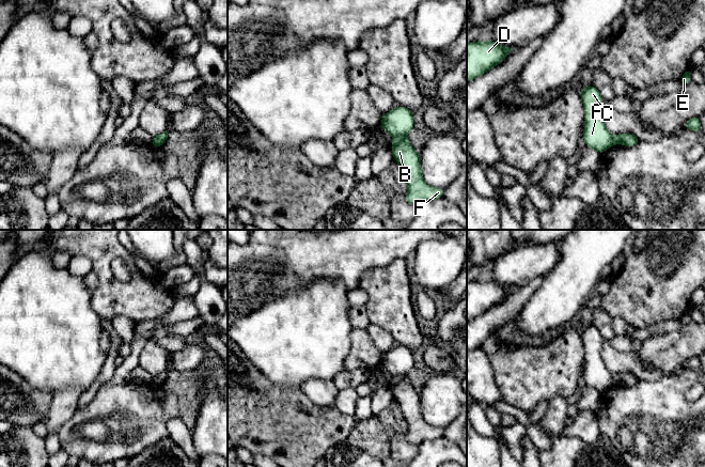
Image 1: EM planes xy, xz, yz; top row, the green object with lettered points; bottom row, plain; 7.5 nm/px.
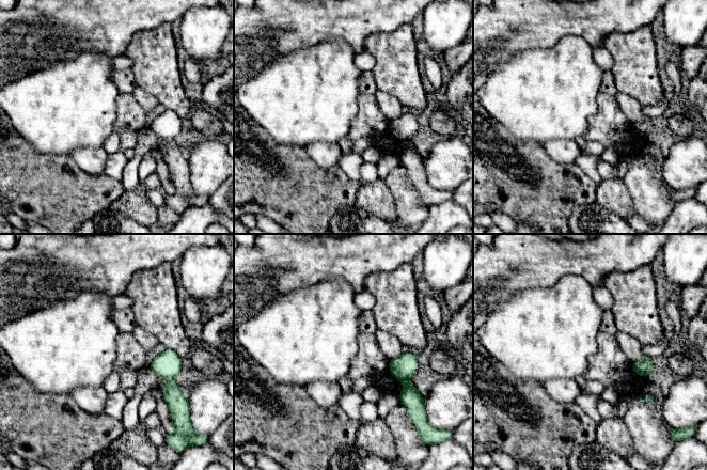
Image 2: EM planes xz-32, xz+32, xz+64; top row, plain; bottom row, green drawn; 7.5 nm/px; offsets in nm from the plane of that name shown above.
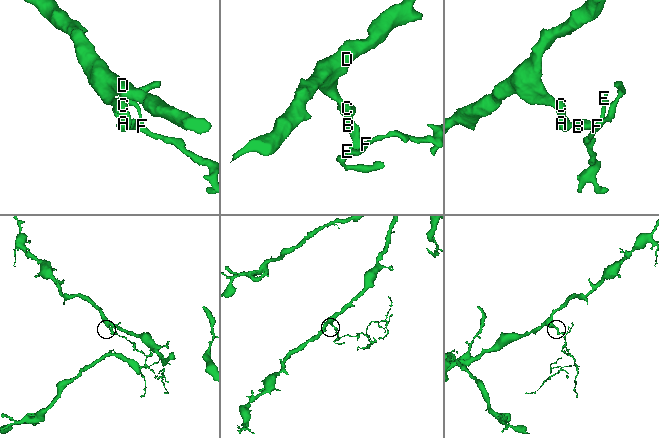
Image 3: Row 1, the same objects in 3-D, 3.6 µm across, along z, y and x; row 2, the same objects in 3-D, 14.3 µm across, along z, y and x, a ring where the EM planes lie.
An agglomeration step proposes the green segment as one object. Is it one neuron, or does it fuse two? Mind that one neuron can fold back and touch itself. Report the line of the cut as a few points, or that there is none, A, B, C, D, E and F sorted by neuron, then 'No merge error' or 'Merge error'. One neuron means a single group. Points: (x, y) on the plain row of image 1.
Split along xz (405, 374), (398, 374), (394, 377). Groups: A C D / B E F. Merge error

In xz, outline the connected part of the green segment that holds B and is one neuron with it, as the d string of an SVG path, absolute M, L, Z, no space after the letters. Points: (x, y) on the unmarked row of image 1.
M406 375L394 377L391 390L408 425L405 435L408 442L420 445L424 440L434 440L443 436L444 429L432 426L423 419L419 392Z

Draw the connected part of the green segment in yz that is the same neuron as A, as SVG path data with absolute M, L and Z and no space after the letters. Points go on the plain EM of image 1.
M593 325L584 326L580 336L584 344L583 380L586 386L601 393L614 384L600 355L604 338L600 330Z

